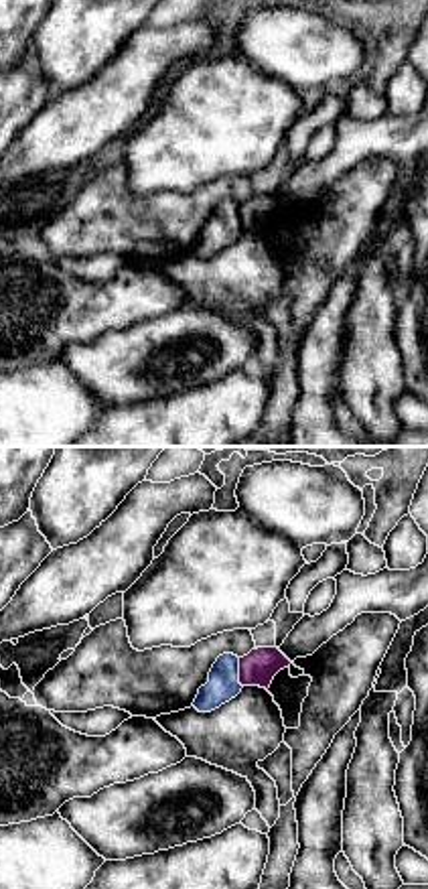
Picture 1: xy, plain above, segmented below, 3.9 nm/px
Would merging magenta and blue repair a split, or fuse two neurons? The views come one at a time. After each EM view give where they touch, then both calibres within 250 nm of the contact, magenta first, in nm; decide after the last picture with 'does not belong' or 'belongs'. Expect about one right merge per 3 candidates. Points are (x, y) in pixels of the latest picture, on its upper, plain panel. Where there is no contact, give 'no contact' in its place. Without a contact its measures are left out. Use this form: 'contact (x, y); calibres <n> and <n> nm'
contact (240, 218); calibres 140 and 130 nm

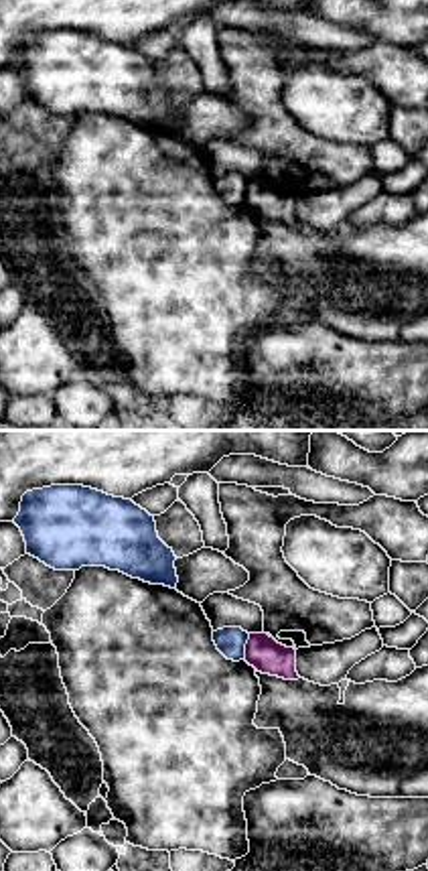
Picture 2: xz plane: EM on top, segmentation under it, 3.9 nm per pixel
contact (246, 191); calibres 140 and 110 nm

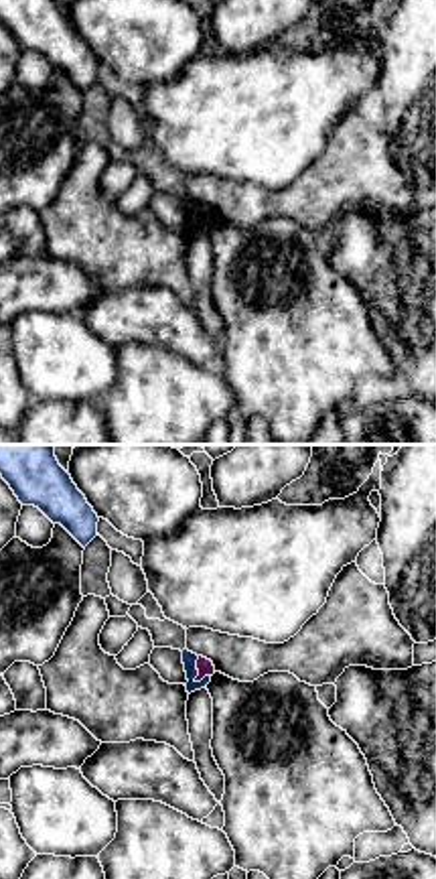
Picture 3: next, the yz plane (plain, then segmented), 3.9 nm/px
contact (197, 214); calibres 70 and 60 nm

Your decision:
does not belong

